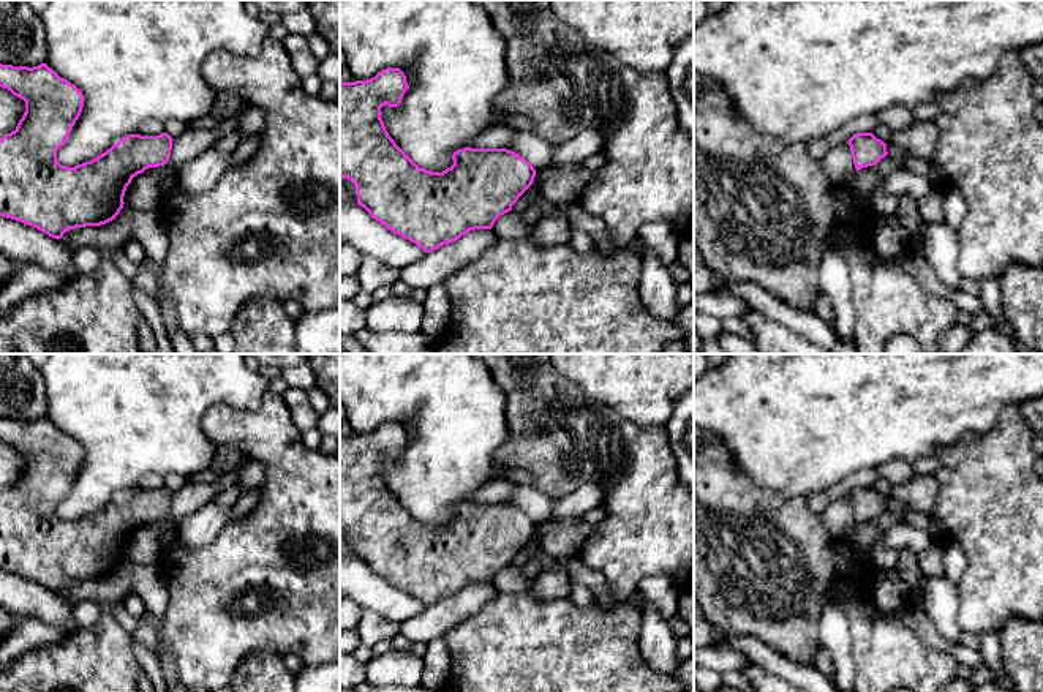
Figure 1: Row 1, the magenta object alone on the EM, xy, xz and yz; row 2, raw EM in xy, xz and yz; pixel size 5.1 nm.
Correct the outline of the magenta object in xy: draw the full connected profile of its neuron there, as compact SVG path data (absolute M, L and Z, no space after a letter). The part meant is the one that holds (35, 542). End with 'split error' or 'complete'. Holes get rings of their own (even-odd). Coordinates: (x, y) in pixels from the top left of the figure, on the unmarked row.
M0 417L0 441L25 455L25 466L16 483L0 491L0 570L33 580L58 594L70 583L101 580L115 574L131 534L145 523L169 515L174 493L161 487L128 488L90 515L74 521L62 520L57 504L82 466L82 446L46 417L33 422Z; complete

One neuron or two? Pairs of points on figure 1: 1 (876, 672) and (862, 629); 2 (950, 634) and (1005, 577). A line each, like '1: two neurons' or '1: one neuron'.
1: one neuron
2: two neurons

